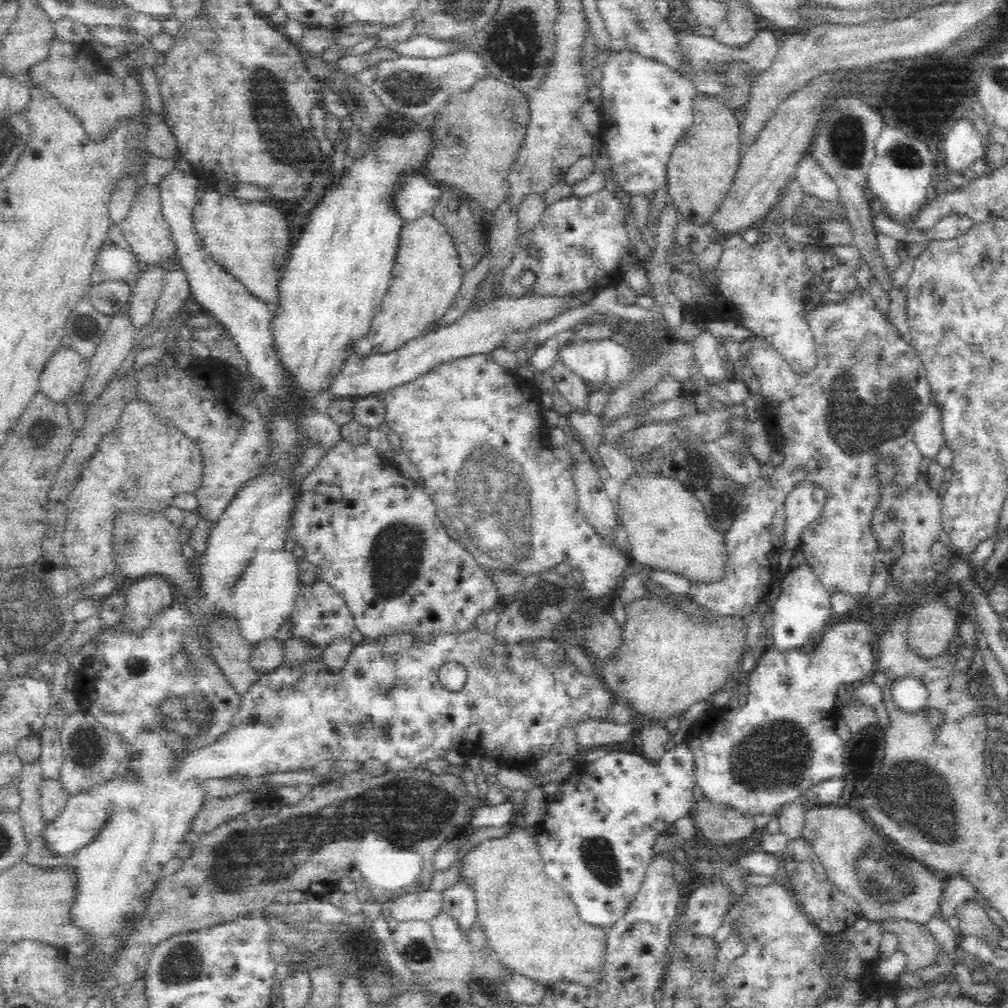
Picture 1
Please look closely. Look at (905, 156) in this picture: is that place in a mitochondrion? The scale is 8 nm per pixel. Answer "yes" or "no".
yes

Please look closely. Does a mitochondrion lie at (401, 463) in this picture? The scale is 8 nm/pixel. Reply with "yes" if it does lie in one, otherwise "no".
no

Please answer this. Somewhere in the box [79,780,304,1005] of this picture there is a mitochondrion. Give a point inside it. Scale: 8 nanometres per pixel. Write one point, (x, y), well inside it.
(186, 962)

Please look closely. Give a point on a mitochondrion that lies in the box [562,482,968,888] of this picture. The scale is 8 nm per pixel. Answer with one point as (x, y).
(914, 795)

